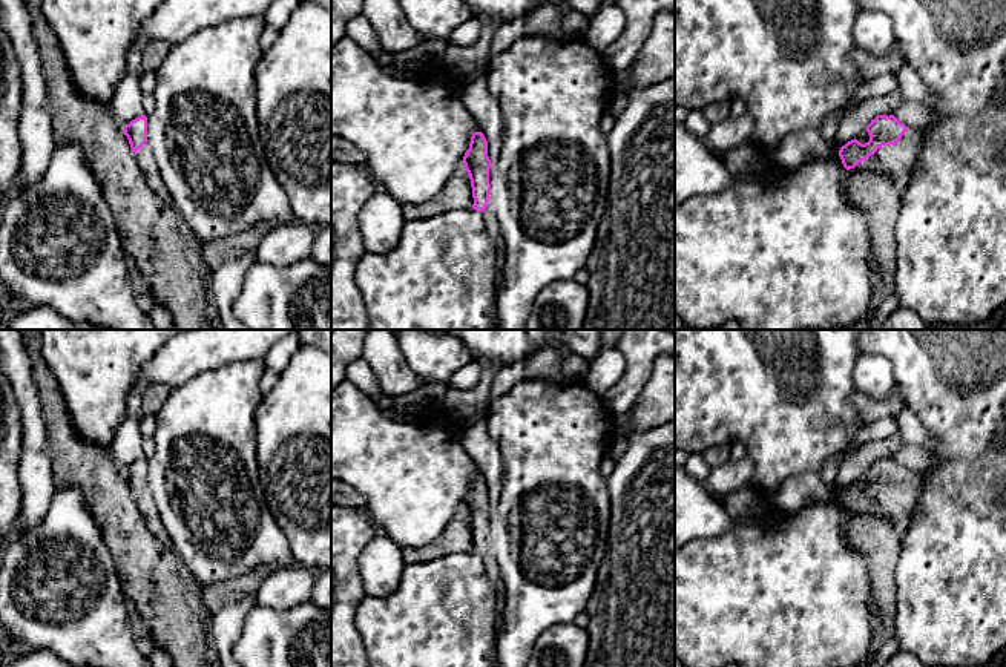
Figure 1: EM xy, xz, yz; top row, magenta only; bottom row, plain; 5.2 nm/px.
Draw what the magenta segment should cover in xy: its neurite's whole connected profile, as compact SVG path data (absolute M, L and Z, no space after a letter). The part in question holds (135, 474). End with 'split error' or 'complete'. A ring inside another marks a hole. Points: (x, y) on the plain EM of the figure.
M141 458L132 463L123 474L146 526L161 543L172 547L172 541L155 506L153 494L147 488L147 460Z; split error

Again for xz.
M482 475L472 477L469 492L463 500L463 508L471 523L474 541L472 552L483 558L486 575L501 600L505 593L503 580L489 540L489 512L492 506L488 500L488 485Z; split error

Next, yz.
M877 458L866 469L870 485L862 488L856 481L840 491L839 500L847 514L865 504L879 517L889 520L900 534L909 523L925 480L908 472L894 458Z; split error

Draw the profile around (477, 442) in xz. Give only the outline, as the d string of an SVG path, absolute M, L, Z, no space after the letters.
M478 420L465 431L463 446L469 457L478 465L482 477L488 485L491 506L498 501L503 480L503 458L498 445L488 434L485 420Z

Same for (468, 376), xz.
M472 359L449 377L449 380L446 382L448 388L457 391L468 391L478 385L482 371L483 371L483 363Z

